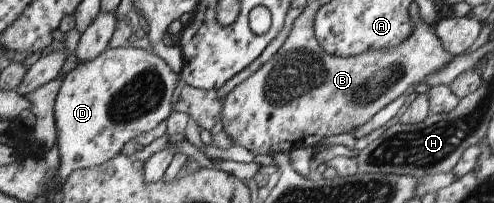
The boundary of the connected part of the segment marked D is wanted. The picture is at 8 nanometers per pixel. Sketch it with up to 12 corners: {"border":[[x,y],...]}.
{"border":[[145,44],[67,71],[59,181],[173,111],[180,79]]}

